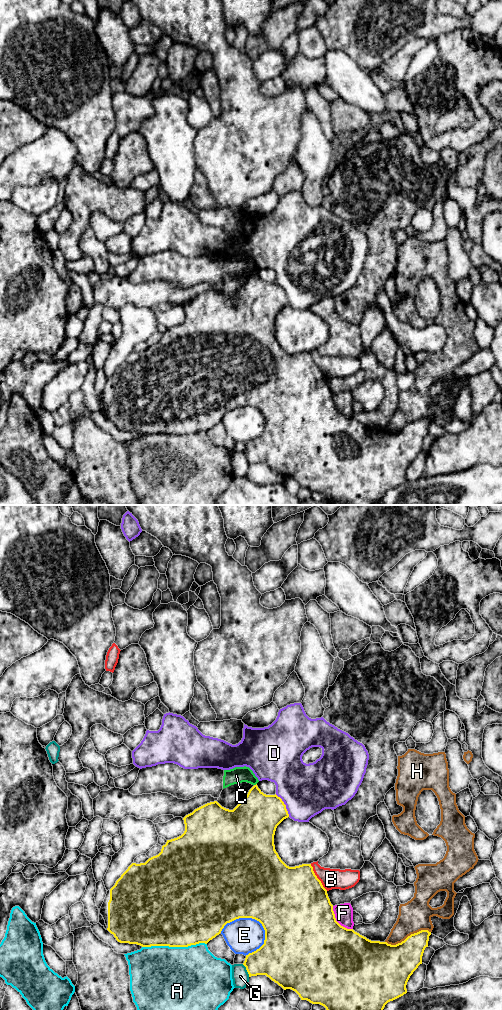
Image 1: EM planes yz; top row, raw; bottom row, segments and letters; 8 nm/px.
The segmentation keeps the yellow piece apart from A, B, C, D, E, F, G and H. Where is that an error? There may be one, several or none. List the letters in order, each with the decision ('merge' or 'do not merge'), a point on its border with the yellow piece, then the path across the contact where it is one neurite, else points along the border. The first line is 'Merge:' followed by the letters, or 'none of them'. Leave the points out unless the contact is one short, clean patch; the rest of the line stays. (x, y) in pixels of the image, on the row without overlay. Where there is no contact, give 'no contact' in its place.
Merge: none of them
A: do not merge | yz (174, 434)
B: do not merge | yz (316, 365)
C: do not merge | yz (256, 272) | along yz (256, 271), (254, 273)
D: do not merge | yz (285, 293)
E: do not merge | yz (247, 405)
F: do not merge | yz (336, 409)
G: do not merge | yz (246, 457)
H: do not merge | yz (408, 424)

